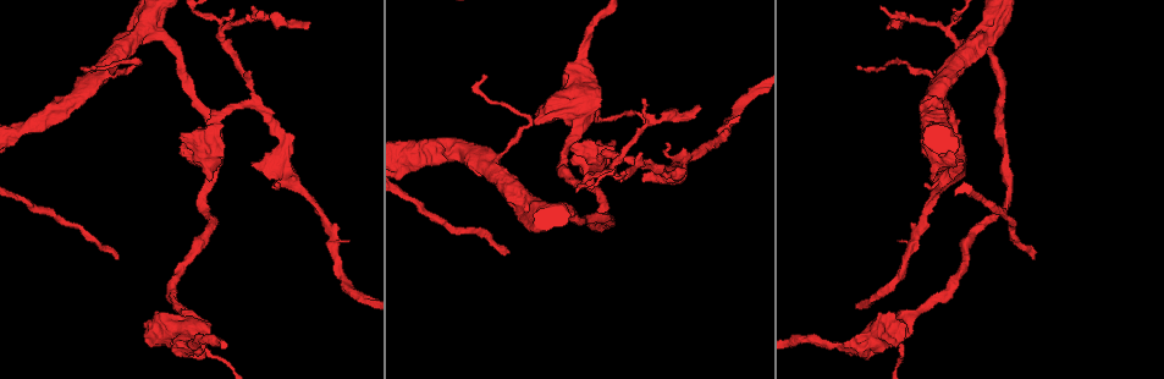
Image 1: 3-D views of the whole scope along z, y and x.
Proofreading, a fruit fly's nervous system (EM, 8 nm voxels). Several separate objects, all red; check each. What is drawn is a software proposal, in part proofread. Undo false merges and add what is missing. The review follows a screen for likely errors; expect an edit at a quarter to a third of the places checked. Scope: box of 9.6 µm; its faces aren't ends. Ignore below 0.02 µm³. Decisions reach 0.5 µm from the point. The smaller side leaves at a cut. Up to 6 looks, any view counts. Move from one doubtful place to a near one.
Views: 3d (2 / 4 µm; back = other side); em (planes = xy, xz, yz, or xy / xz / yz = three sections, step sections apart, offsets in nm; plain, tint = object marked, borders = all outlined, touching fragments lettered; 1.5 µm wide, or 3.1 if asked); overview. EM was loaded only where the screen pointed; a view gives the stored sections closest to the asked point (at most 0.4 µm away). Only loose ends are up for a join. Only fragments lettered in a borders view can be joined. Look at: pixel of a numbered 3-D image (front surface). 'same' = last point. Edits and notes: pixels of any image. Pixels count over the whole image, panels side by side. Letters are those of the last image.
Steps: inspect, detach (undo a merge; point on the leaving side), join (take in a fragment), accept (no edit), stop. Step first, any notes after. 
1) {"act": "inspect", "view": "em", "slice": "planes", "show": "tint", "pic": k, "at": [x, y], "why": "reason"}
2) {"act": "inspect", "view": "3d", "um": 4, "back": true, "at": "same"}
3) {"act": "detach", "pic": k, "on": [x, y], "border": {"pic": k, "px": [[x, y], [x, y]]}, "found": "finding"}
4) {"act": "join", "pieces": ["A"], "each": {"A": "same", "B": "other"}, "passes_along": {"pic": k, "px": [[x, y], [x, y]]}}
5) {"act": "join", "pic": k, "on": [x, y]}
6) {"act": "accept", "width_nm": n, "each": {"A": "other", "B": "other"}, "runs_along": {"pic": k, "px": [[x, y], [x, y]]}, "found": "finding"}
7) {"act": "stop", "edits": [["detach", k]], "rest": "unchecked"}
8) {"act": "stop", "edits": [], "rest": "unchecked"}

{"act": "inspect", "view": "3d", "um": 2, "pic": 1, "at": [667, 143], "why": "thick end"}

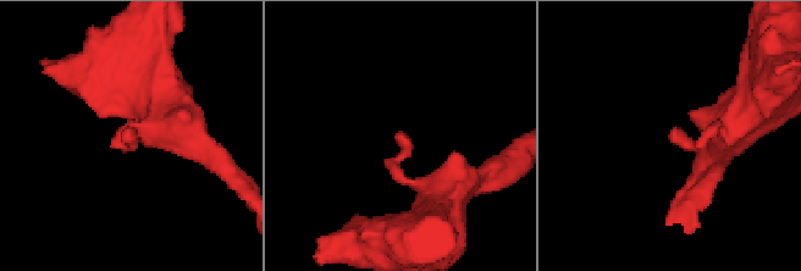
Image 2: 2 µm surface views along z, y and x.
{"act": "inspect", "view": "em", "um": 3.1, "slice": "planes", "show": "tint", "pic": 2, "at": [123, 126], "why": "now the EM"}

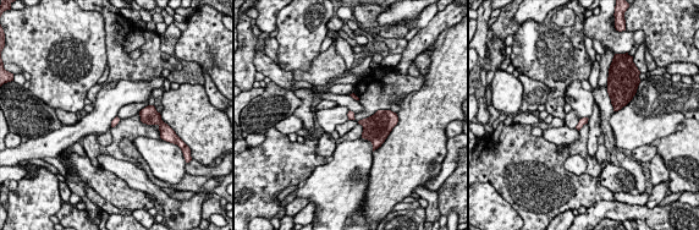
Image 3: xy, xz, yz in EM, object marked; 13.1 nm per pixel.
{"act": "inspect", "view": "em", "um": 3.1, "slice": "planes", "show": "borders", "at": "same", "why": "see the neighbours"}

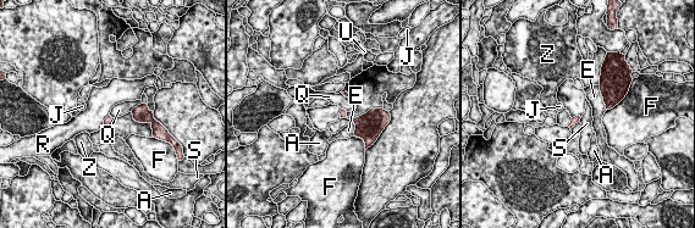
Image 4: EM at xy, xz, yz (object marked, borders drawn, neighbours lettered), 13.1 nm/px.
{"act": "accept", "each": {"A": "other", "E": "other", "F": "other", "J": "other", "Q": "other", "R": "other", "S": "other", "U": "other", "Z": "other"}, "border": {"pic": 4, "px": [[109, 114], [103, 124]]}, "found": "no lettered fragment goes on from it"}

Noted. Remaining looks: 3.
{"act": "inspect", "view": "em", "slice": "planes", "show": "plain", "pic": 1, "at": [607, 155], "why": "thick turns thin"}

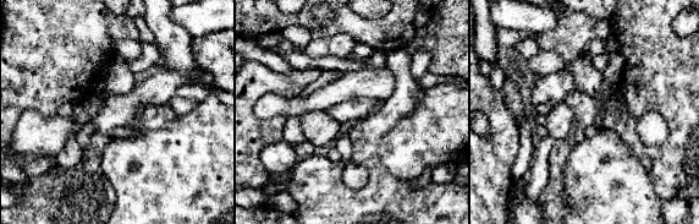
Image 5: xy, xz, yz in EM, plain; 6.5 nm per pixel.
{"act": "inspect", "view": "em", "slice": "planes", "show": "tint", "at": "same", "why": "with the object marked"}

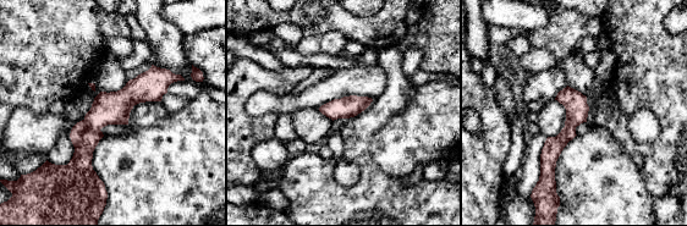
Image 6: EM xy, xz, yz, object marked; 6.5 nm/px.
{"act": "inspect", "view": "em", "slice": "planes", "show": "borders", "at": "same", "why": "what lies round it"}

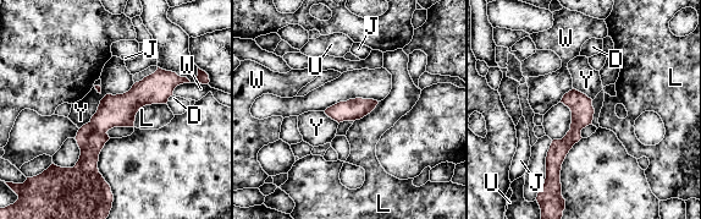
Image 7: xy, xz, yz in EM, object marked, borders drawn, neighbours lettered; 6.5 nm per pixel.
{"act": "accept", "each": {"D": "other", "J": "other", "L": "other", "U": "other", "W": "other", "Y": "other"}, "runs_along": {"pic": 7, "px": [[181, 80], [90, 138], [101, 181]]}, "found": "continuous, no second neuron"}

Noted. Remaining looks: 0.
{"act": "stop", "edits": [], "rest": "unchecked"}

